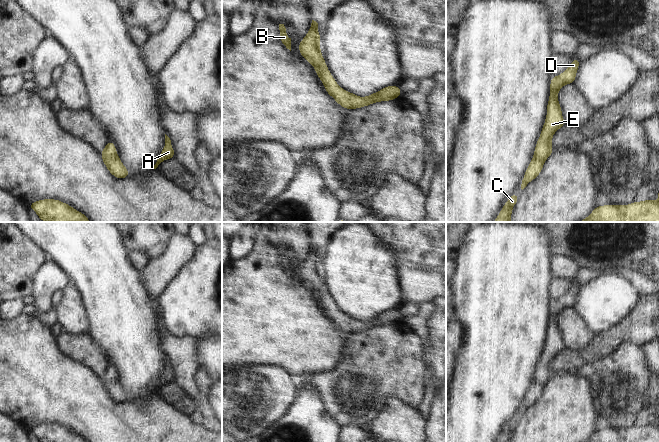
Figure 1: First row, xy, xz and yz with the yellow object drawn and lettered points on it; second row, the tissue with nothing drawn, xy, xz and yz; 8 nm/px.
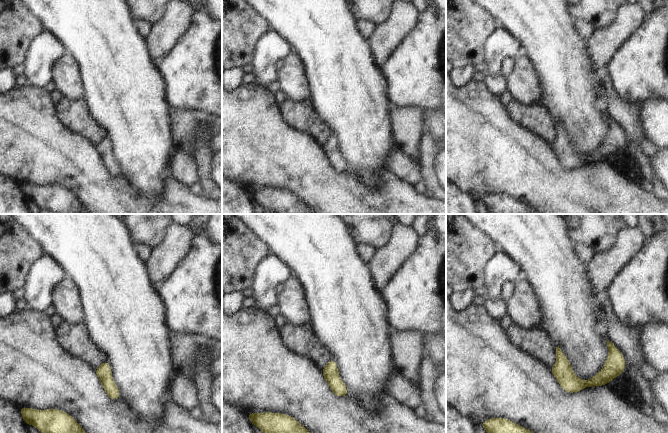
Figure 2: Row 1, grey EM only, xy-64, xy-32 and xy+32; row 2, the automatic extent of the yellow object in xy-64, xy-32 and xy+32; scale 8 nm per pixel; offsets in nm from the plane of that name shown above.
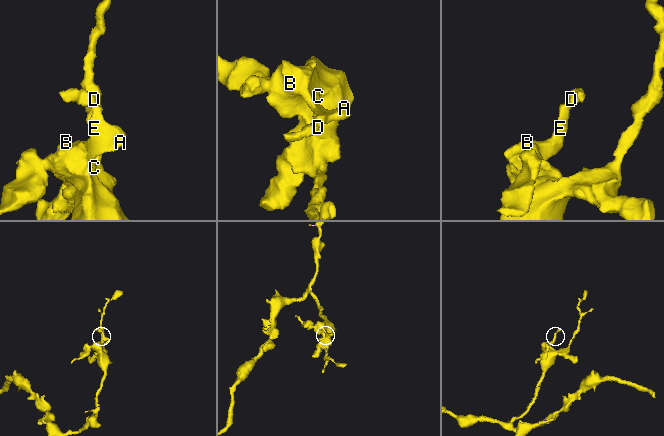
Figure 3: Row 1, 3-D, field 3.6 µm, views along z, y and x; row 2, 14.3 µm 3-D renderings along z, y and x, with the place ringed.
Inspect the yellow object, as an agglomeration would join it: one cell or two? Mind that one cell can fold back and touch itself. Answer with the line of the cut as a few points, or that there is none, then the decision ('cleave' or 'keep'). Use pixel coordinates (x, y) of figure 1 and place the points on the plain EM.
no cut | keep

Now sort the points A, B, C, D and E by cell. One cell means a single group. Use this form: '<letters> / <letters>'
A B C D E

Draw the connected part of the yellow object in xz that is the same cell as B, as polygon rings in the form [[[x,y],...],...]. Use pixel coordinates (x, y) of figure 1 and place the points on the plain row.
[[[277,246],[277,251],[280,254],[280,265],[287,273],[291,275],[291,262],[286,257],[286,248],[284,246]]]

